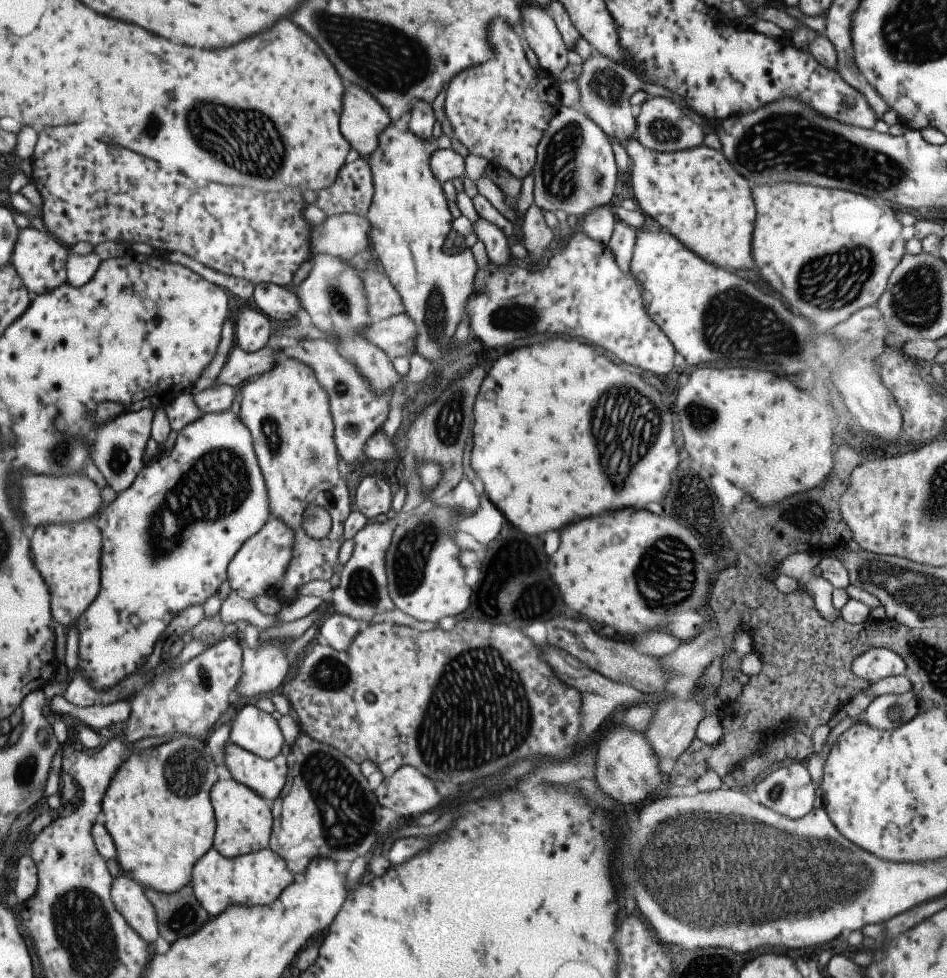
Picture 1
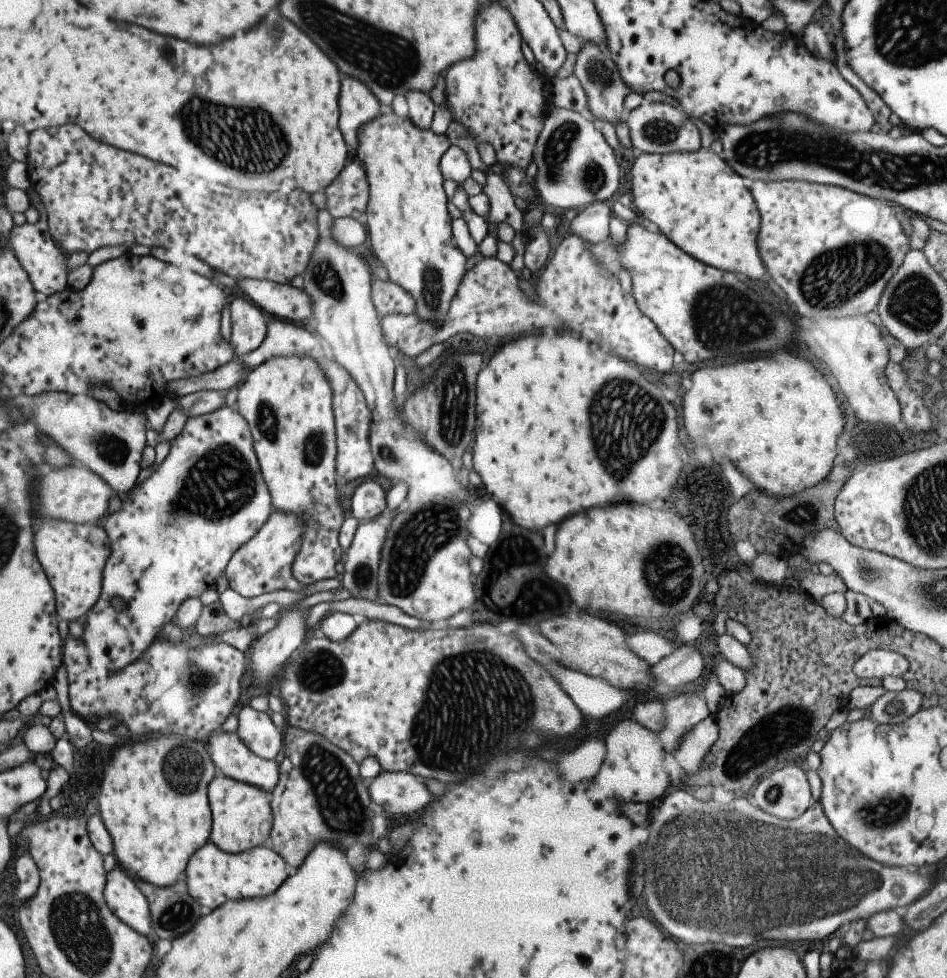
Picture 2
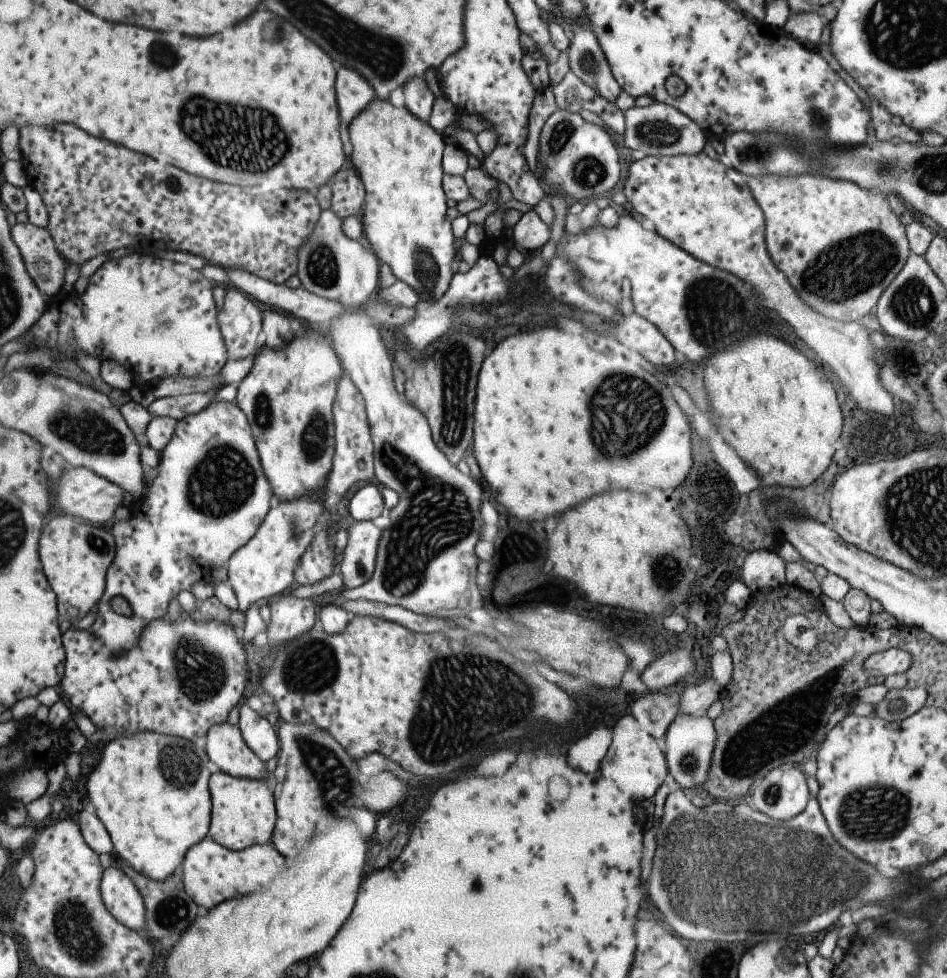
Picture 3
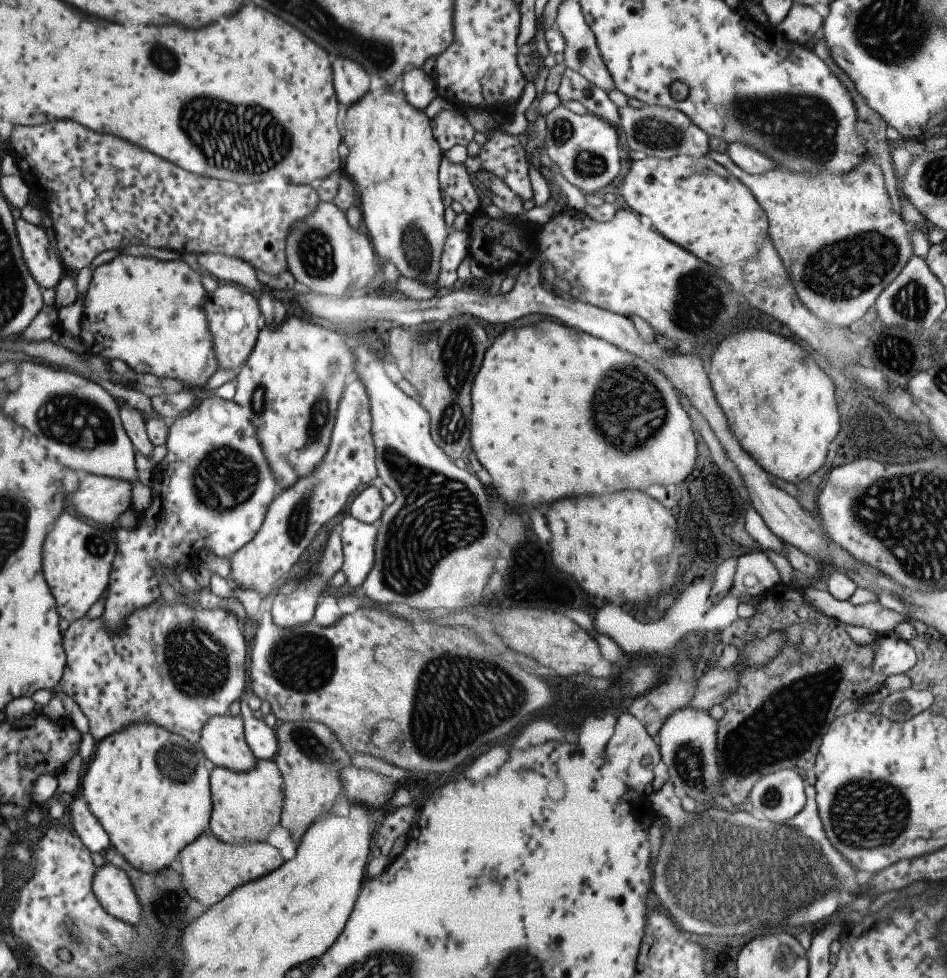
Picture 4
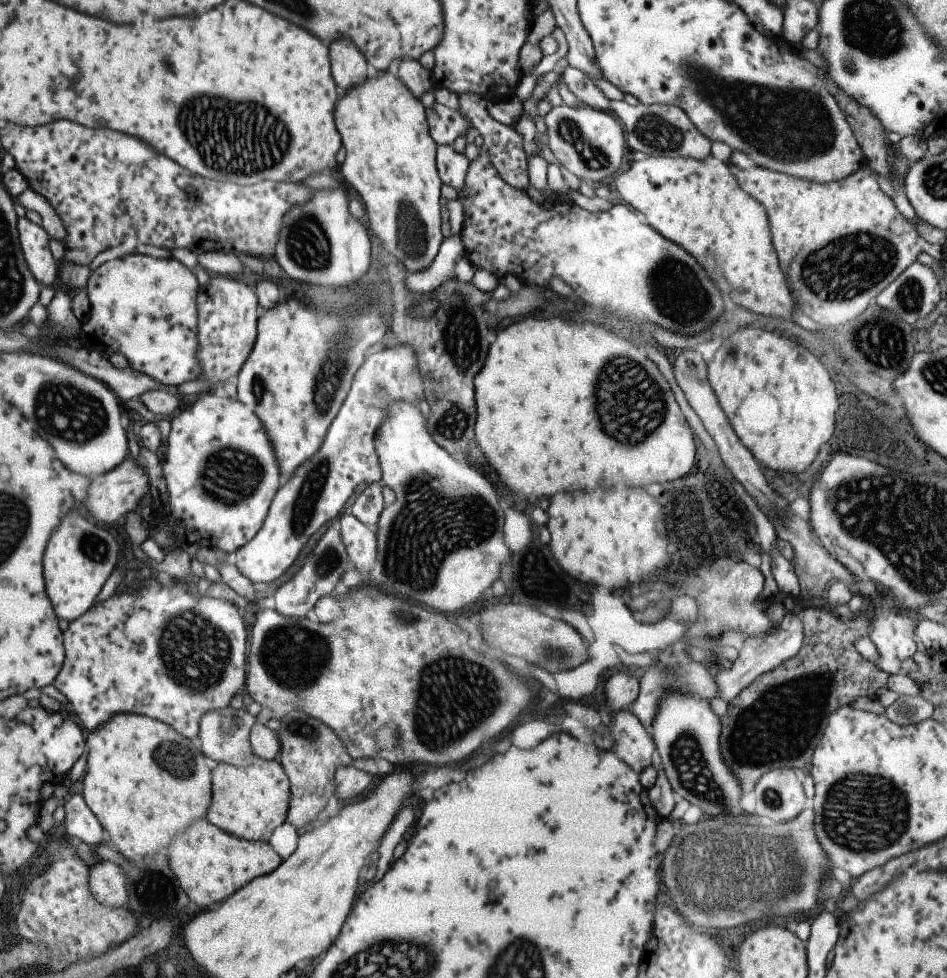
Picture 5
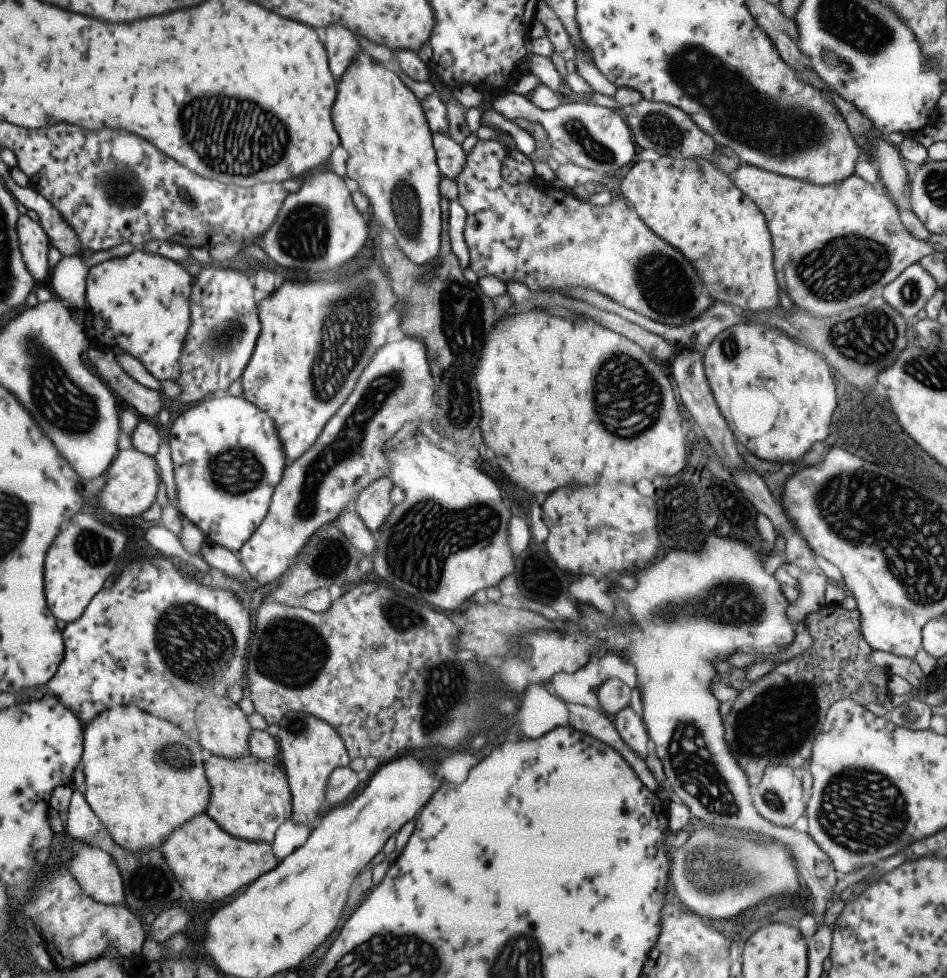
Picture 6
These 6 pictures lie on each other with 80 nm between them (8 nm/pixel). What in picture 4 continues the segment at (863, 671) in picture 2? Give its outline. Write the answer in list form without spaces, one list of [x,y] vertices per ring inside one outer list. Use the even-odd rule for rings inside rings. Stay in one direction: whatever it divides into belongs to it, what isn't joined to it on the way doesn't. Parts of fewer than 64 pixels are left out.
[[[893,631],[876,633],[877,647],[870,664],[871,671],[883,676],[906,673],[915,663],[914,648]]]

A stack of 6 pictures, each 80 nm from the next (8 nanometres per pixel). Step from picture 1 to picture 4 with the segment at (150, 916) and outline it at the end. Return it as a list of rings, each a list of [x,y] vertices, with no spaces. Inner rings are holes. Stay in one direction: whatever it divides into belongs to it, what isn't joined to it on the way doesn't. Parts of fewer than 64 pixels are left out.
[[[105,862],[96,868],[91,886],[105,912],[129,924],[139,923],[140,906],[136,894],[128,876],[120,868]]]

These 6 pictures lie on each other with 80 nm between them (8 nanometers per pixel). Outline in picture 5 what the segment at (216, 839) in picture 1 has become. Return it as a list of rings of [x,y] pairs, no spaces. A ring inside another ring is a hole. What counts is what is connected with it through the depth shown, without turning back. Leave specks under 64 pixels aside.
[[[253,758],[247,766],[238,767],[231,763],[219,761],[210,771],[210,789],[212,799],[207,811],[209,823],[220,828],[223,832],[248,841],[267,843],[272,832],[283,824],[289,802],[289,783],[279,762]]]

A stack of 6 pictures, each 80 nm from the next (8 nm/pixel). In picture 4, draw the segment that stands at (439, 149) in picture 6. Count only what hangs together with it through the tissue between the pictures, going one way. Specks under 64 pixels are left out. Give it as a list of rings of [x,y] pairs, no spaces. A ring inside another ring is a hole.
[[[442,154],[438,166],[438,181],[443,194],[452,198],[454,205],[461,205],[462,210],[470,216],[477,212],[481,204],[463,163],[449,162]]]

